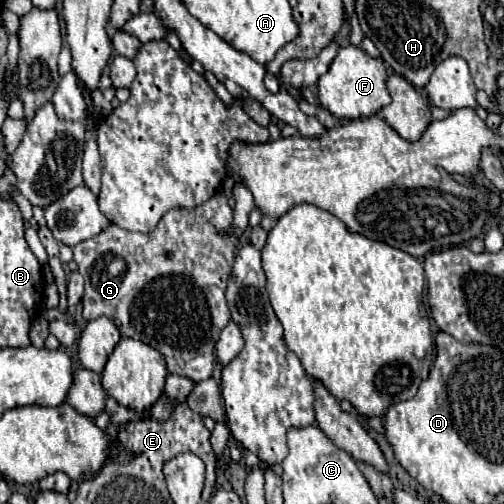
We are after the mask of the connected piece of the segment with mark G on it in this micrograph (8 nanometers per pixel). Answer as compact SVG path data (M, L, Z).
M216 193L196 209L168 209L152 233L132 233L110 223L96 237L74 245L74 261L84 277L84 317L108 317L116 323L122 337L142 339L142 343L158 349L166 357L168 373L204 381L212 377L214 345L220 331L230 321L230 311L224 299L232 261L238 247L238 235L232 231L232 207L224 193Z

